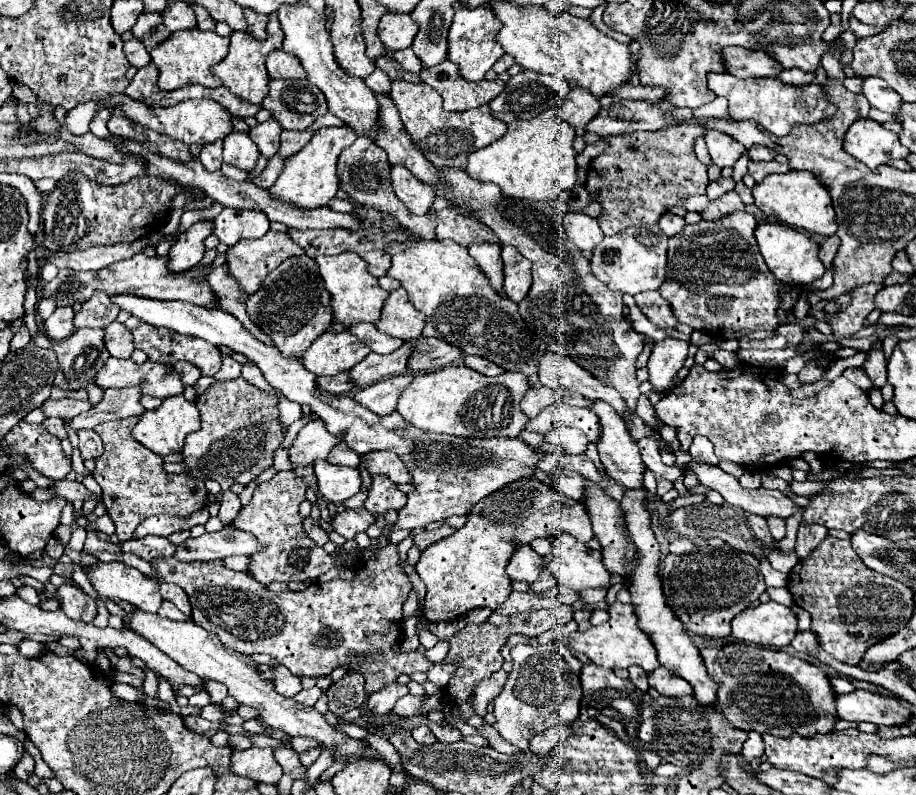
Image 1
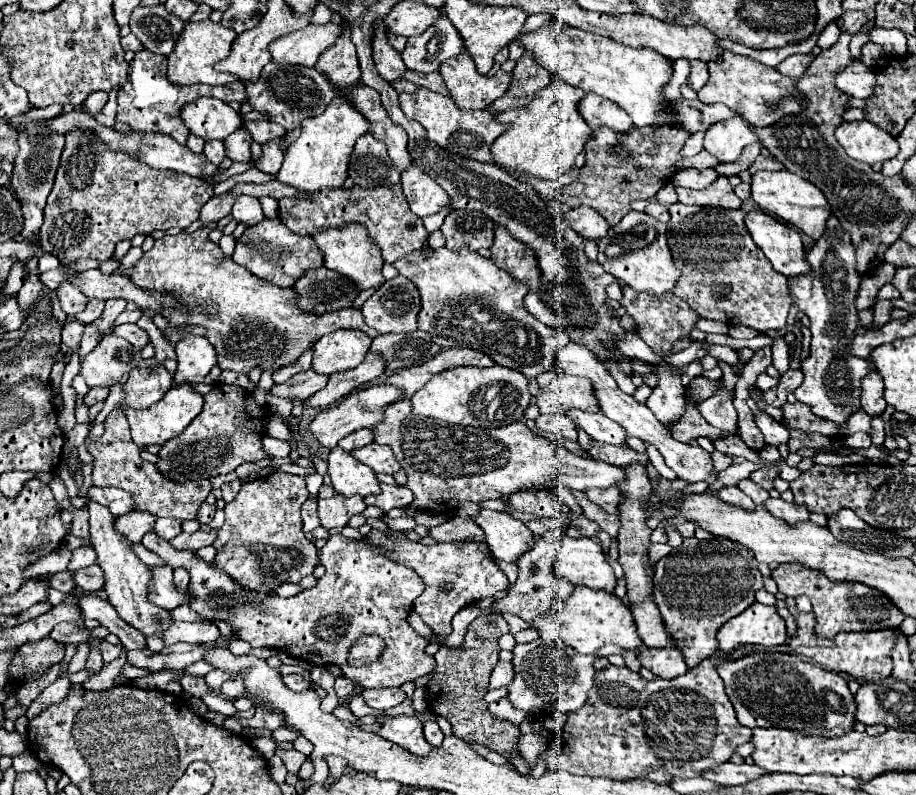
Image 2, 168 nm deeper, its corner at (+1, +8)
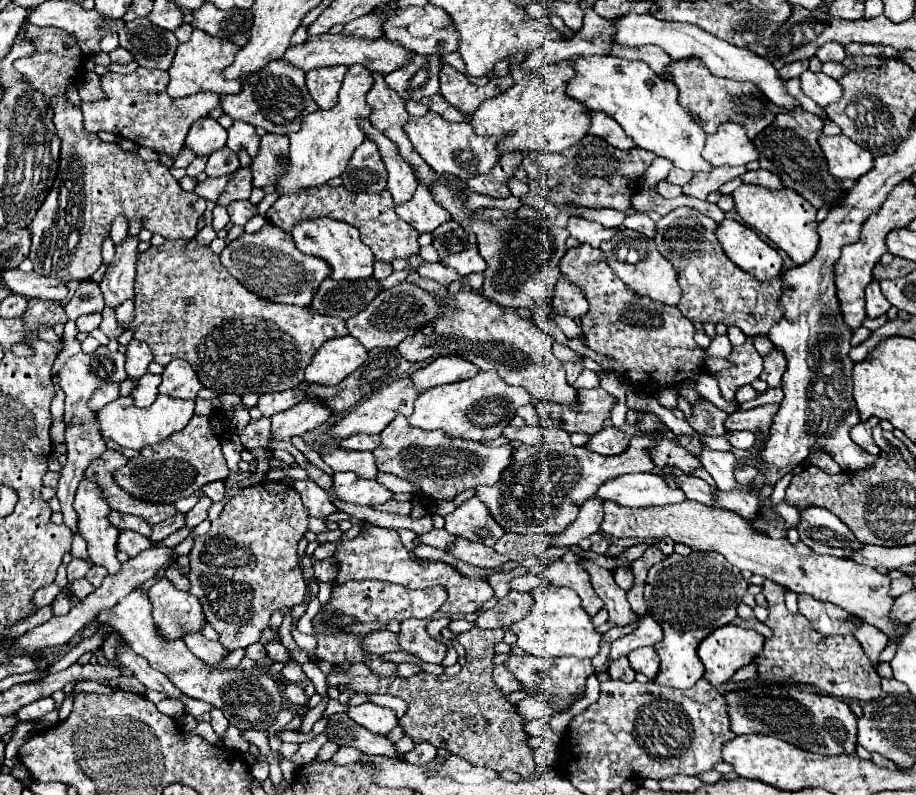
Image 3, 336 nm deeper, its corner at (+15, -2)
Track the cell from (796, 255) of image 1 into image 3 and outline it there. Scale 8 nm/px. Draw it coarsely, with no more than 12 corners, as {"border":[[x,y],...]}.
{"border":[[725,218],[717,226],[723,252],[759,280],[781,274],[779,252],[751,228]]}

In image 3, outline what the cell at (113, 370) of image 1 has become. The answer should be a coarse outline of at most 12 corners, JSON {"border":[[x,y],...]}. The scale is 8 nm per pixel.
{"border":[[125,354],[71,356],[59,370],[65,392],[67,466],[57,498],[65,524],[77,530],[75,490],[107,450],[93,392],[123,382]]}

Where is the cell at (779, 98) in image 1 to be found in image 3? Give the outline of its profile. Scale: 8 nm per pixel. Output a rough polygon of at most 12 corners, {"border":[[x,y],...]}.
{"border":[[697,58],[671,60],[679,102],[715,134],[723,122],[755,138],[775,118],[751,82],[717,78]]}

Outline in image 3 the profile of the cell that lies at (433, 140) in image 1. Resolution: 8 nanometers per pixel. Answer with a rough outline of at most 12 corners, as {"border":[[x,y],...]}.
{"border":[[411,116],[413,150],[437,172],[469,180],[501,158],[469,122]]}

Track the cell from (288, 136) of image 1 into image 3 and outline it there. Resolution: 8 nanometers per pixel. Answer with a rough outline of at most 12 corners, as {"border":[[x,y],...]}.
{"border":[[231,176],[207,178],[197,184],[197,194],[217,202]]}

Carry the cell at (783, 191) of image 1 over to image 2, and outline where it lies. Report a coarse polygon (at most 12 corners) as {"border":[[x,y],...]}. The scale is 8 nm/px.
{"border":[[789,170],[753,174],[751,198],[813,240],[827,198]]}

